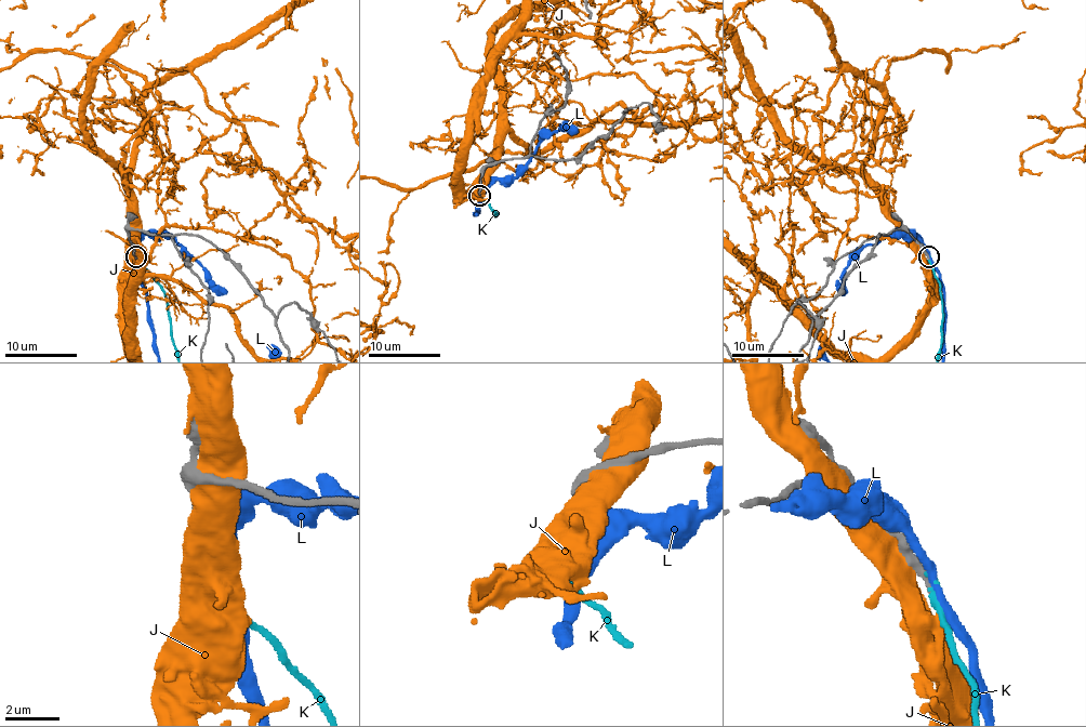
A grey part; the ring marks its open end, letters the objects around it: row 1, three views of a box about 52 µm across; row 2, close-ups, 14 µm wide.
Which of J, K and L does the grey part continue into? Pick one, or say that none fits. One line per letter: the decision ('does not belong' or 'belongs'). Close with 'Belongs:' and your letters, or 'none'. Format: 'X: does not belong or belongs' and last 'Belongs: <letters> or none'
J: does not belong
K: belongs
L: does not belong
Belongs: K

